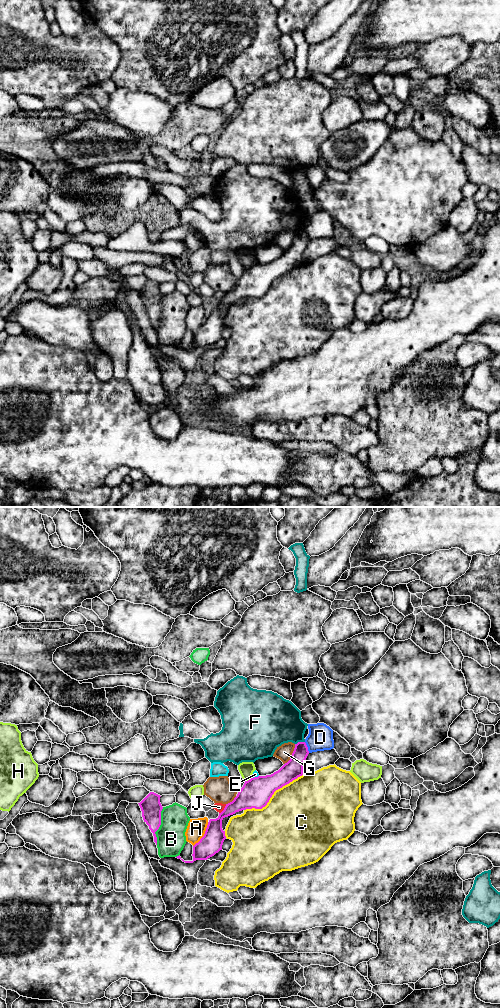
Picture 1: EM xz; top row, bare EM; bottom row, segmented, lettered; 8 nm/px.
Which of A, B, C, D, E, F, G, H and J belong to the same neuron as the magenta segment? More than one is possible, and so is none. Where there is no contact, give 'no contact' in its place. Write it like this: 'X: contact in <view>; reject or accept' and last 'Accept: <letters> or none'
A: contact in xz; reject
B: contact in xz; reject
C: contact in xz; reject
D: contact in xz; reject
E: contact in xz; reject
F: contact in xz; reject
G: contact in xz; reject
H: contact in xz; reject
J: contact in xz; reject
Accept: none

